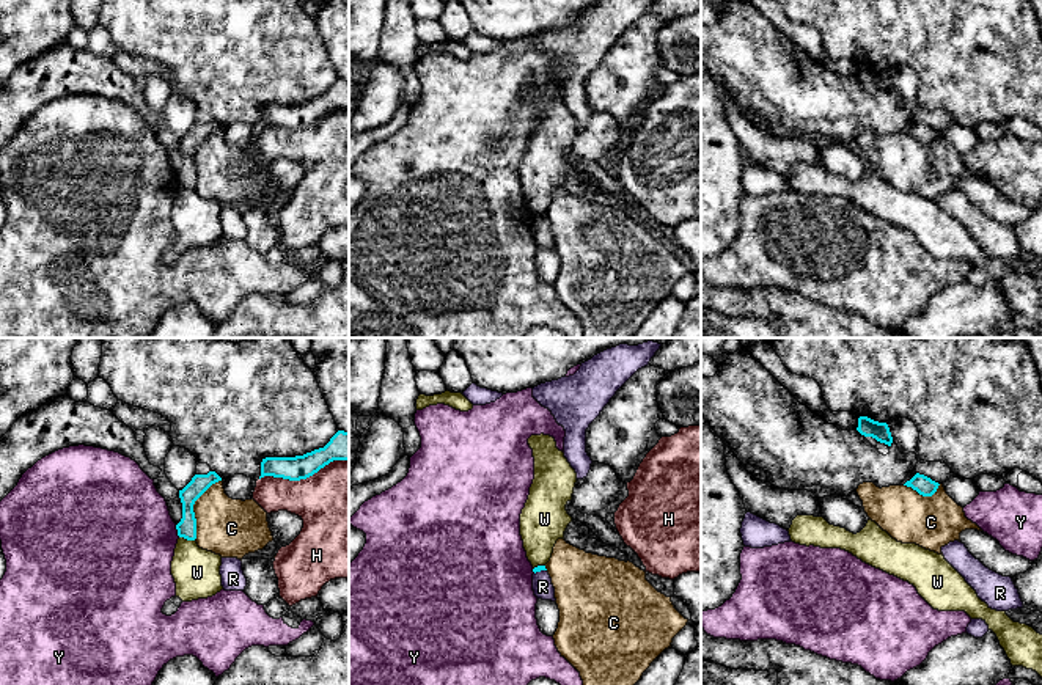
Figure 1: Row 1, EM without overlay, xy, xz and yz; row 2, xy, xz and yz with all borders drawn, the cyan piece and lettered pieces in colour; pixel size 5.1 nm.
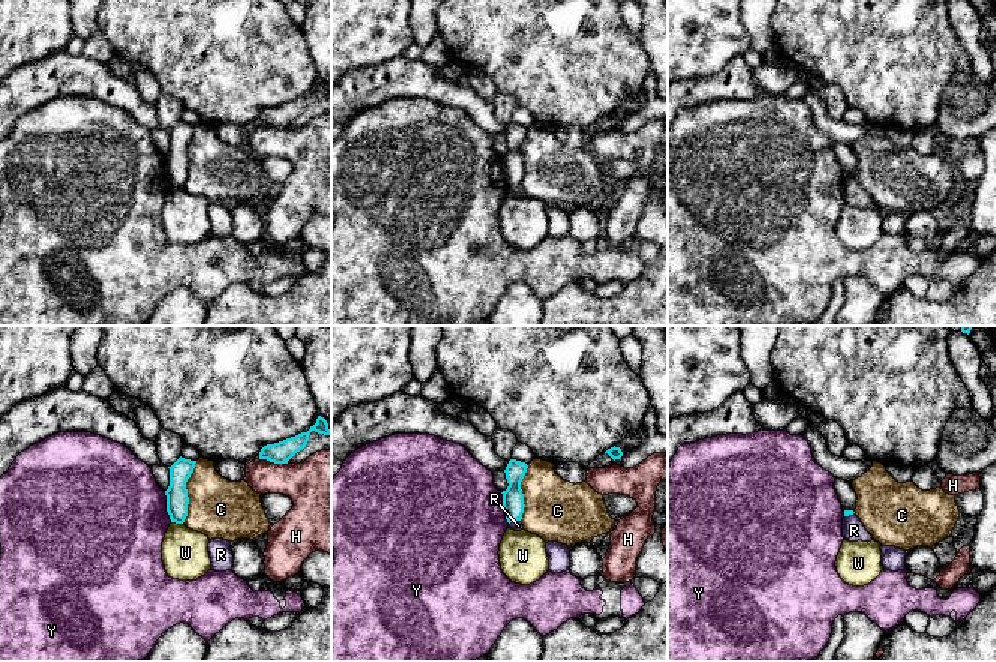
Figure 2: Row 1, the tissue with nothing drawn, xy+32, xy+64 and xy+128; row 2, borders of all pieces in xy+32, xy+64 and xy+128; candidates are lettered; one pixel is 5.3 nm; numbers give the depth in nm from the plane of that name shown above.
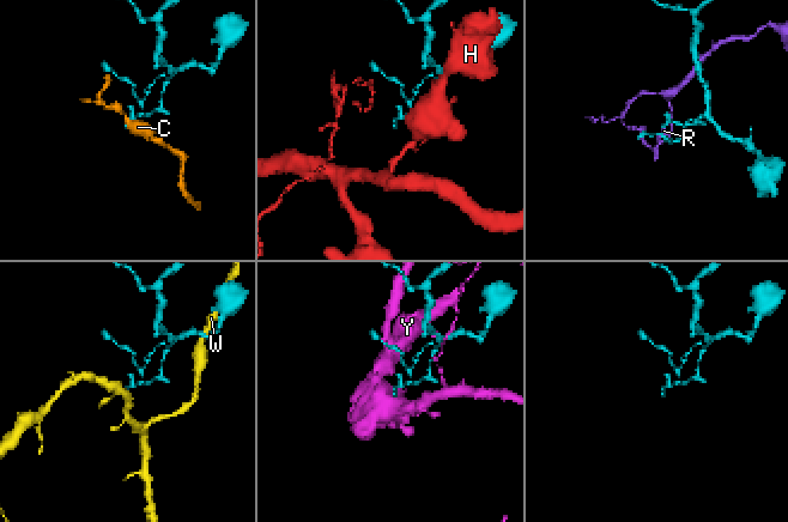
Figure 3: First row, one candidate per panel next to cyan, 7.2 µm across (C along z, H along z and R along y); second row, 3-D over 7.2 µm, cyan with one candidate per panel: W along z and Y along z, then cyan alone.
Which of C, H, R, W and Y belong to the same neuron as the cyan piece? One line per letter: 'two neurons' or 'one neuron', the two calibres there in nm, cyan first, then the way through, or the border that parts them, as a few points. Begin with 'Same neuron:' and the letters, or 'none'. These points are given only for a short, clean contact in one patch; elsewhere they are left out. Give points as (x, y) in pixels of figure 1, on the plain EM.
Same neuron: none
C: two neurons; 100 nm thick on the cyan side, 300 nm on the other; border along xy (222, 128), (216, 129), (194, 153), (194, 187)
H: two neurons; 130 nm thick on the cyan side, 400 nm on the other
R: two neurons; 30 nm thick on the cyan side, 100 nm on the other; border along xz (546, 217), (535, 222)
W: two neurons; 100 nm thick on the cyan side, 240 nm on the other; border along xy (179, 184), (194, 189)
Y: two neurons; 100 nm thick on the cyan side, 480 nm on the other

